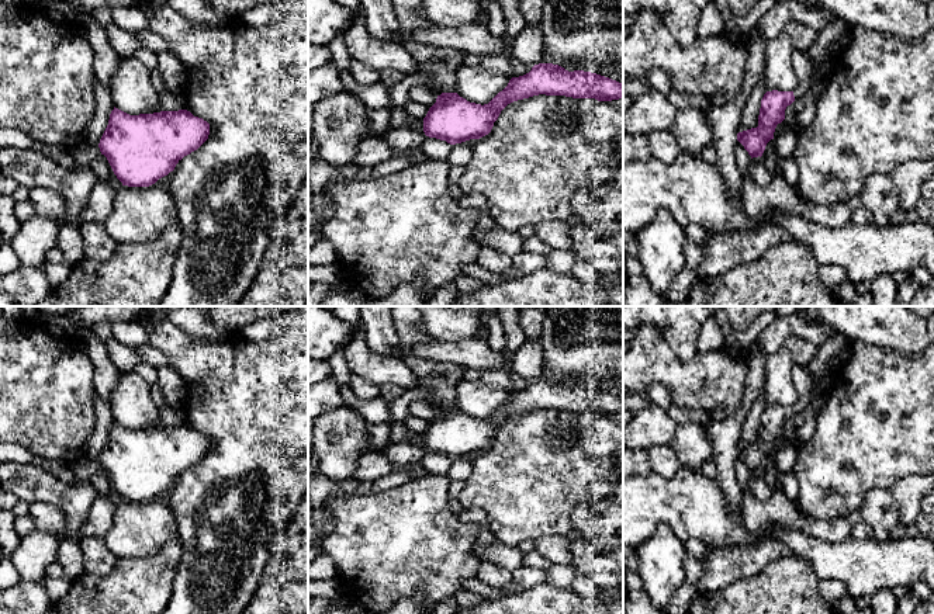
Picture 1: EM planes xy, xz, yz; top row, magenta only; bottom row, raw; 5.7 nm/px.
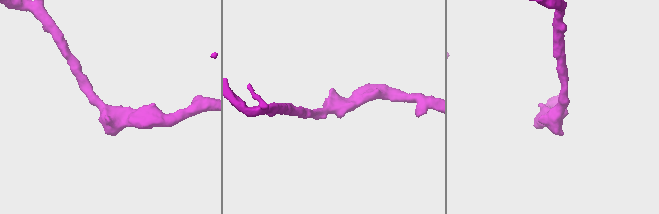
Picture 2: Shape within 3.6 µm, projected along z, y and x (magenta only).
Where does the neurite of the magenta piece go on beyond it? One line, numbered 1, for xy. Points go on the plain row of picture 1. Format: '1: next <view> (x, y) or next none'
1: next none

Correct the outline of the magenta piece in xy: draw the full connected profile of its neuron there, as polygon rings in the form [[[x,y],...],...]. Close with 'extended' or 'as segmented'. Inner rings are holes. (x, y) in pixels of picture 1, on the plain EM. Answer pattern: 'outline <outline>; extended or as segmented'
outline [[[114,422],[98,462],[122,500],[149,502],[173,486],[184,471],[208,454],[208,450],[210,438],[187,424],[129,430]]]; as segmented

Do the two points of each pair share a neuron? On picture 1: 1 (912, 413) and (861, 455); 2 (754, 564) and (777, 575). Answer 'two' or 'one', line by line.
1: one
2: two

